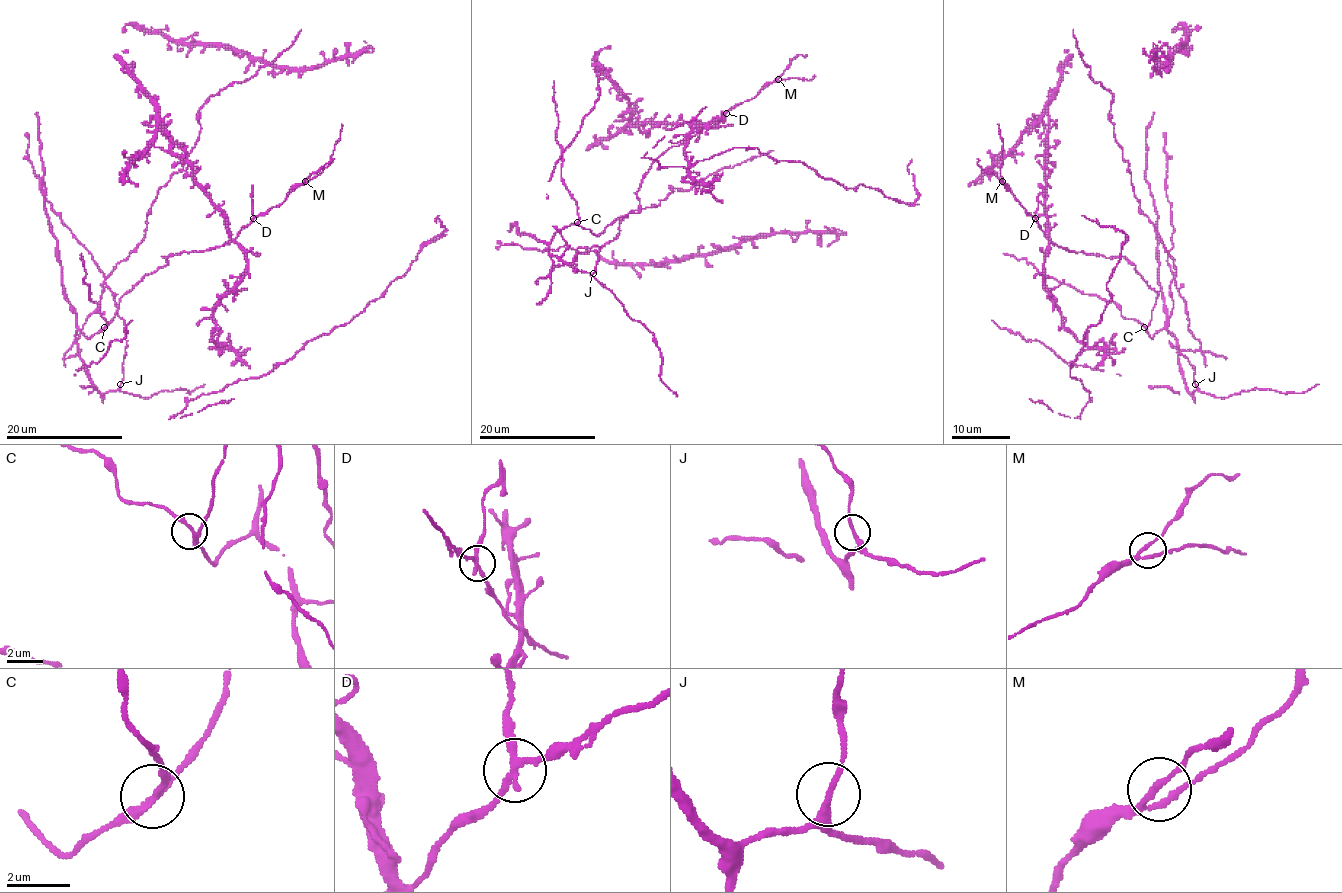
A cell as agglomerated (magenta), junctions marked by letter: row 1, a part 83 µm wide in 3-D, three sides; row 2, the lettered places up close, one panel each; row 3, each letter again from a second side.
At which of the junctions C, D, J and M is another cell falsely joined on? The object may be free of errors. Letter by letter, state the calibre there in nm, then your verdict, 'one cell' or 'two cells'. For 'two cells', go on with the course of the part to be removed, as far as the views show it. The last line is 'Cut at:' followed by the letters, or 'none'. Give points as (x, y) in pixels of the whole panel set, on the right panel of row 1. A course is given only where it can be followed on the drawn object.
C: calibre 190 nm; one cell
D: calibre 200 nm; two cells; course (1035, 218), (1042, 185)
J: calibre 180 nm; one cell
M: calibre 140 nm; one cell
Cut at: D

